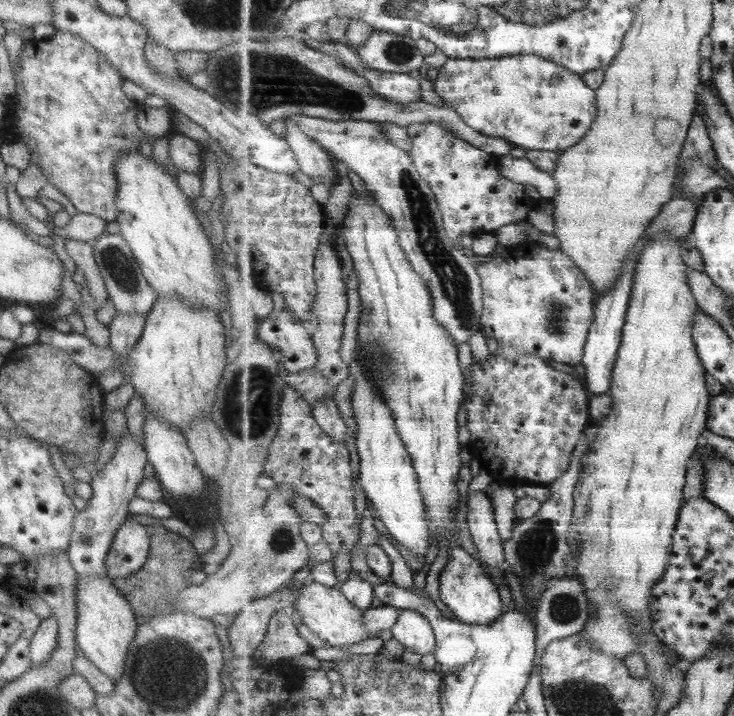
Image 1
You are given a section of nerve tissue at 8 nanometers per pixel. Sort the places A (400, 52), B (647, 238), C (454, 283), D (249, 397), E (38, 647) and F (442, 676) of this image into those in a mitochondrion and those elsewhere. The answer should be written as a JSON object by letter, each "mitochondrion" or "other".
{"A":"mitochondrion","B":"other","C":"mitochondrion","D":"mitochondrion","E":"other","F":"other"}

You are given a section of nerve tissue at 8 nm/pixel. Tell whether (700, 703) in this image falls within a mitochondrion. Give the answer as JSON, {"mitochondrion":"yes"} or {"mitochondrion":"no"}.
{"mitochondrion":"no"}

